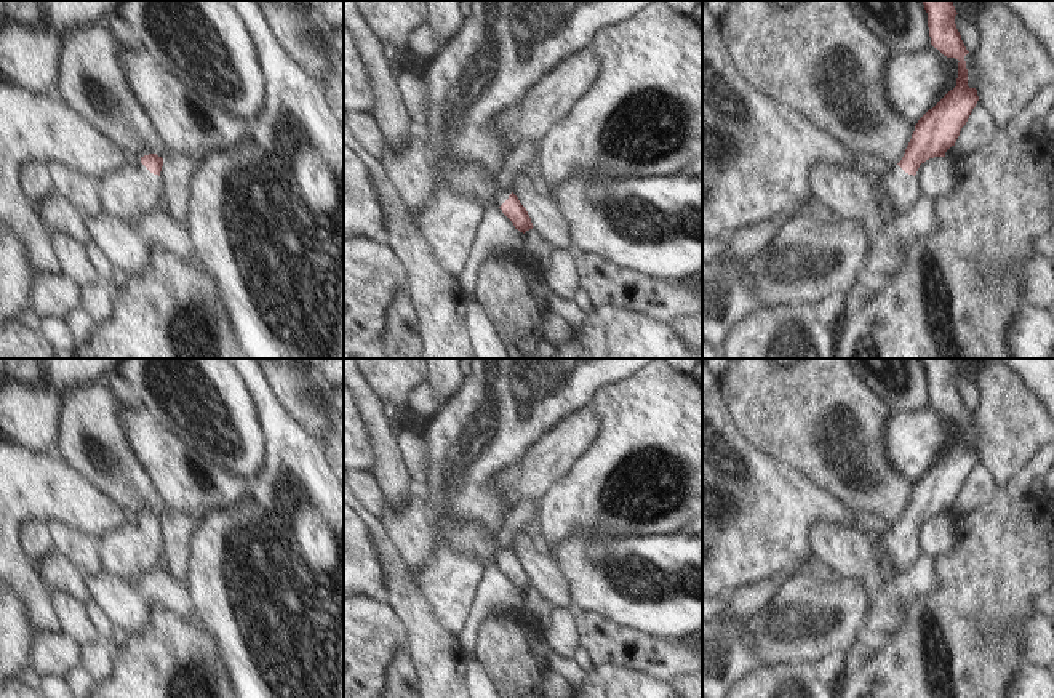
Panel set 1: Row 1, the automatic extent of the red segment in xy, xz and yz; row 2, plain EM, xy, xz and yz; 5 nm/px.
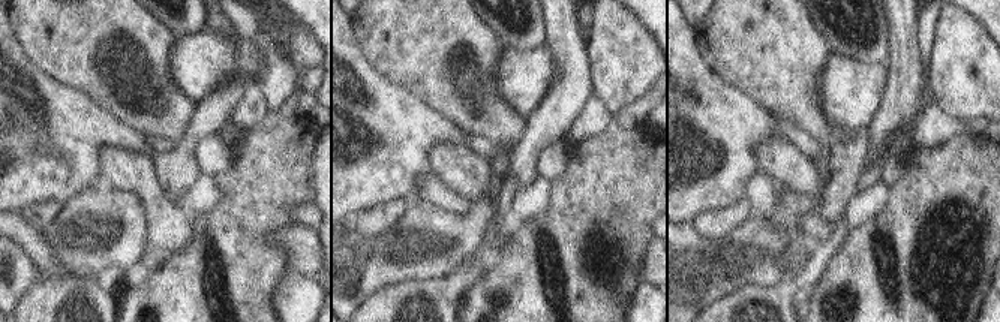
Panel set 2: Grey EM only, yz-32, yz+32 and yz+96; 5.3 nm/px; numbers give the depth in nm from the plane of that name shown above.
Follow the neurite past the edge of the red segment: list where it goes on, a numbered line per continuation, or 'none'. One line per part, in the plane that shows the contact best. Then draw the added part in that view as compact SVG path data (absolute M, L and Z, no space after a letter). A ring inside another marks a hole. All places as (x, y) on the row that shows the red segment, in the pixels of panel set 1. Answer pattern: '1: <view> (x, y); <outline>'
1: xy (128, 194); M142 163L125 166L101 181L106 213L134 223L163 200L163 181Z

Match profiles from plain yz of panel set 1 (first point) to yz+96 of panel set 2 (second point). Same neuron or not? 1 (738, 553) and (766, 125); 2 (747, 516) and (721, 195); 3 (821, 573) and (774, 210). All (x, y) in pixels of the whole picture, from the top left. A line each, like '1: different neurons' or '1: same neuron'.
1: same neuron
2: same neuron
3: same neuron

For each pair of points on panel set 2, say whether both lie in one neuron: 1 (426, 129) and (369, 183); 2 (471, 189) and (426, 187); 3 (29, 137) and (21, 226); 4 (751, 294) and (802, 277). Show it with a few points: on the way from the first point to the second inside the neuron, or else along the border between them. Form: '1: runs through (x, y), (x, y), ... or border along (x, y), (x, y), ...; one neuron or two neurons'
1: runs through (413, 140), (383, 169); one neuron
2: border along (432, 172), (470, 202); two neurons
3: border along (15, 208), (21, 213); two neurons
4: runs through (763, 295), (781, 295), (790, 286); one neuron

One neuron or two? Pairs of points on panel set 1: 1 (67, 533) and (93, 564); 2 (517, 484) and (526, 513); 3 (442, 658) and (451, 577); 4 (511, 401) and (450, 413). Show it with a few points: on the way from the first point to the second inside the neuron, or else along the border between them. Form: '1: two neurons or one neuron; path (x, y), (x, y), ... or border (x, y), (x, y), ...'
1: one neuron; path (72, 541), (87, 556)
2: two neurons; border (538, 503), (517, 501), (511, 508)
3: two neurons; border (424, 596), (439, 621), (455, 634)
4: one neuron; path (496, 413), (464, 413)

